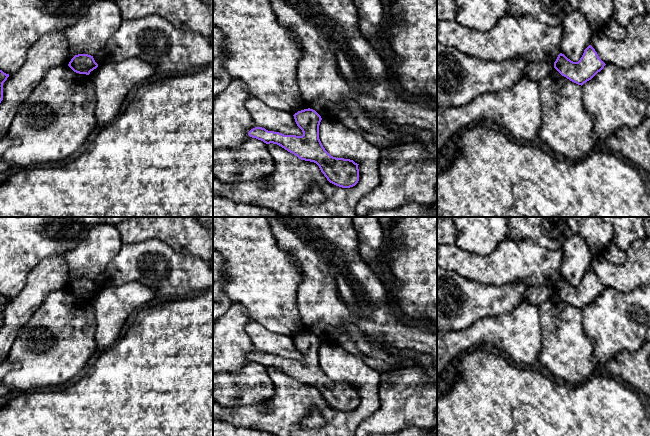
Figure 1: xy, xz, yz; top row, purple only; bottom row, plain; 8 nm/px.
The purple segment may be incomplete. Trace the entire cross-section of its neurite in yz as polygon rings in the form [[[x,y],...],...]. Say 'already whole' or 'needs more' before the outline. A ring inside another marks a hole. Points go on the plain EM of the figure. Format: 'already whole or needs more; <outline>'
already whole; [[[591,269],[584,274],[578,286],[571,285],[562,277],[554,286],[554,292],[562,300],[581,310],[591,304],[605,289]]]

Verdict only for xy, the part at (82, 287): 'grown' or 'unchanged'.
unchanged

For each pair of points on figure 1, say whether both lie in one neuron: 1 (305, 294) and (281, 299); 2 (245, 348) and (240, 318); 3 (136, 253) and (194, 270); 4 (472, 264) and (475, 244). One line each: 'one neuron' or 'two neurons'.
1: two neurons
2: one neuron
3: one neuron
4: two neurons

